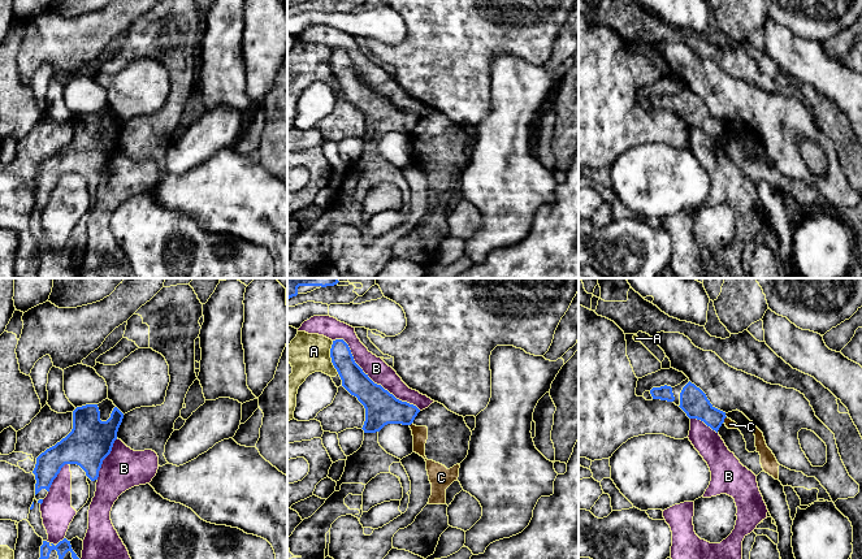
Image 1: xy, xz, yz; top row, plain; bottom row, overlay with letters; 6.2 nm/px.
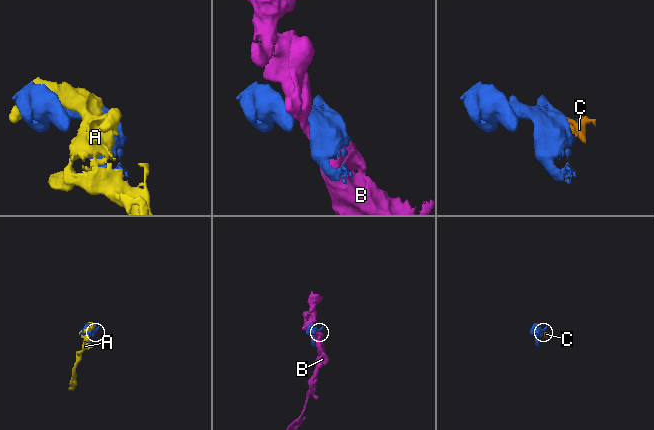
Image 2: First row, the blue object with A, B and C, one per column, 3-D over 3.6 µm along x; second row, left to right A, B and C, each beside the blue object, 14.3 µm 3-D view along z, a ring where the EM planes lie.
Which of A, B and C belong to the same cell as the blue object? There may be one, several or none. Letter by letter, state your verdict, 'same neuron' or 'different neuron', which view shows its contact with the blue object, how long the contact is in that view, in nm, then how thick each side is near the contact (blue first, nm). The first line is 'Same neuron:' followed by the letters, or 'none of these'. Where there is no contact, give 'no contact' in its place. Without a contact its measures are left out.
Same neuron: none of these
A: different neuron | xz | 220 nm | 160/240 nm
B: different neuron | xz | 700 nm | 200/140 nm
C: different neuron | yz | 40 nm | 170/60 nm

